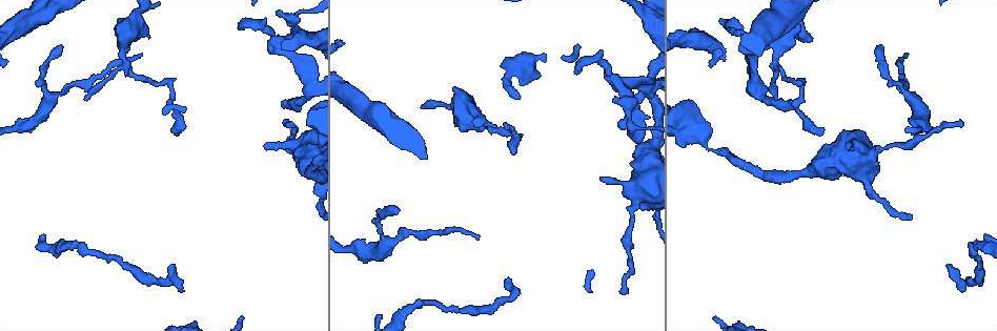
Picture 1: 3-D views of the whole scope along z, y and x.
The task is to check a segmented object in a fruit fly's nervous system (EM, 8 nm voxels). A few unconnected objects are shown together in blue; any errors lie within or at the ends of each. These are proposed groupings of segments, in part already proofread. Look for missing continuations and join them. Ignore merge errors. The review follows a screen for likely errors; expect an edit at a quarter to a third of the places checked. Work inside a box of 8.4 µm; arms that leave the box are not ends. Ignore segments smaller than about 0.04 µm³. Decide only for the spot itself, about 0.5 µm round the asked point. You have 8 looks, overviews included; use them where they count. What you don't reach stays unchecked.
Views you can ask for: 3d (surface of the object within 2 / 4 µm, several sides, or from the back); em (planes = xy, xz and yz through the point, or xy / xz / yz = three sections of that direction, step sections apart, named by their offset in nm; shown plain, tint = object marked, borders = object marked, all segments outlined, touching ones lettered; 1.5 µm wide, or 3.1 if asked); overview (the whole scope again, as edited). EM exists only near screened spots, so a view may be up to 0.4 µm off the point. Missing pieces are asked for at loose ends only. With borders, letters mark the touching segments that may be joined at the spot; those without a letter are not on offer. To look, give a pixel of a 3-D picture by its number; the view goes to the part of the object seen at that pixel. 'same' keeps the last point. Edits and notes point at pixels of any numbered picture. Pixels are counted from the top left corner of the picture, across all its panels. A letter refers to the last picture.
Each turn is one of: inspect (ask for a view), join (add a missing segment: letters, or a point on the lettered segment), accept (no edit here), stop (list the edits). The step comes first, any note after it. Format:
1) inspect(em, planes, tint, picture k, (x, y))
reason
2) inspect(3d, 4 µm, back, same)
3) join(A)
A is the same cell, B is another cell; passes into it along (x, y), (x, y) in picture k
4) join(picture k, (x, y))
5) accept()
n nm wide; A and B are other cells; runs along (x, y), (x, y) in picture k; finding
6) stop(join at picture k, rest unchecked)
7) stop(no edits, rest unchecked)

inspect(em, planes, plain, picture 1, (149, 38))
an open end

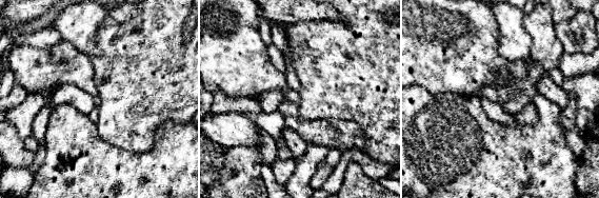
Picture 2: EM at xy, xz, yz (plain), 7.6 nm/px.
inspect(em, planes, borders, same)
what lies round it

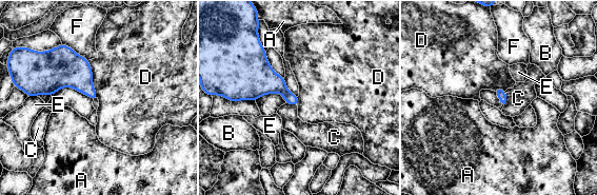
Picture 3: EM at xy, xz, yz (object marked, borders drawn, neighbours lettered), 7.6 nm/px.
accept()
A, B, C, D, E and F are other cells; border along (87, 60), (98, 97) in picture 3; none of them fits

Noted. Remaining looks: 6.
inspect(3d, 4 µm, picture 1, (878, 47))
tapers out

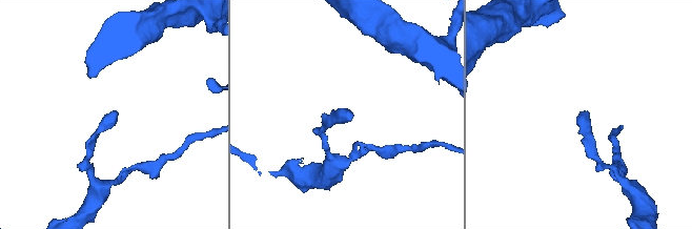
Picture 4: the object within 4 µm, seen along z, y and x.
inspect(em, planes, borders, picture 4, (347, 110))
now the EM

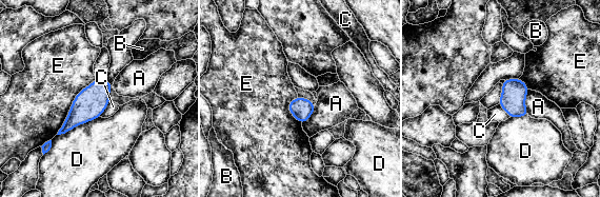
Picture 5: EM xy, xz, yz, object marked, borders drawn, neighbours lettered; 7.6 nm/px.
accept()
E touches over 550 nm; A, B, C, D and E are other cells; border along (110, 101), (99, 116) in picture 5; no lettered segment goes on from it

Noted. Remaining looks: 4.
inspect(3d, 4 µm, back, picture 1, (619, 128))
free end

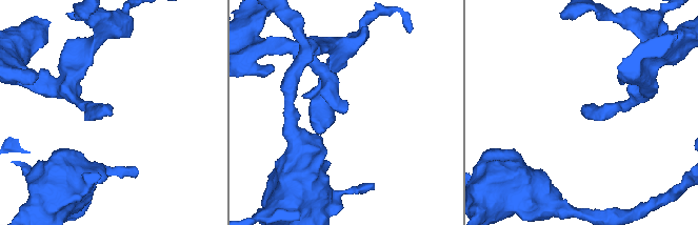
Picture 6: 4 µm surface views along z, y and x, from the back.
inspect(em, planes, borders, picture 6, (347, 107))

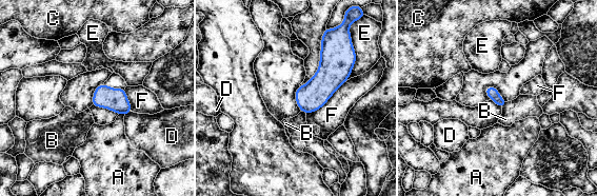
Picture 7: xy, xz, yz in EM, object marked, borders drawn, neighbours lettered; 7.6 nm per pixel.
accept()
A, B, C, D, E and F are other cells; border along (508, 101), (502, 109) in picture 7; no lettered segment goes on from it

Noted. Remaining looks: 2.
stop(no edits, rest unchecked)

